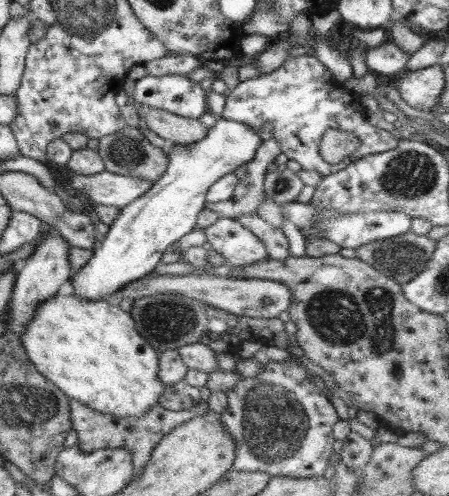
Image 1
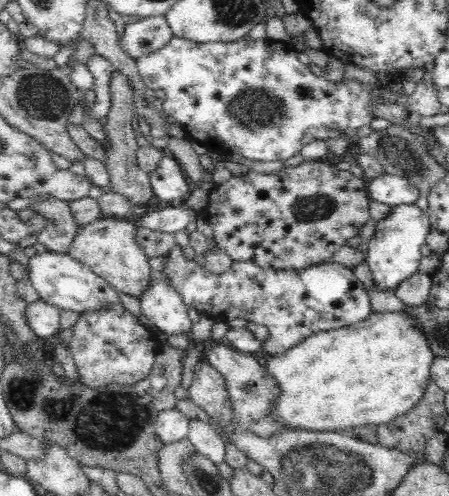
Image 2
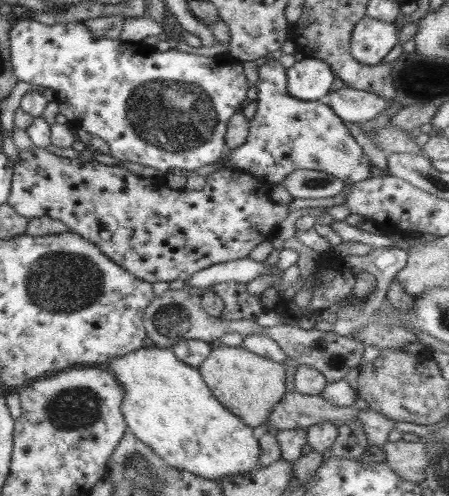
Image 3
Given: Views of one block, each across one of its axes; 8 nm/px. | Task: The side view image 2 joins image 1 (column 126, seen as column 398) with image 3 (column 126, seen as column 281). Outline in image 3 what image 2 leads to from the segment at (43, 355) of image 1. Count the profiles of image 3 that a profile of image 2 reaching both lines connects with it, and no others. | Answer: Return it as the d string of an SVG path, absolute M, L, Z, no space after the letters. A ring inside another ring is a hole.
M141 346L105 366L123 384L125 398L121 414L127 430L147 444L169 468L191 472L203 480L225 480L235 474L257 470L259 440L253 438L253 426L247 426L233 410L225 408L203 382L201 374L175 358L171 350Z

